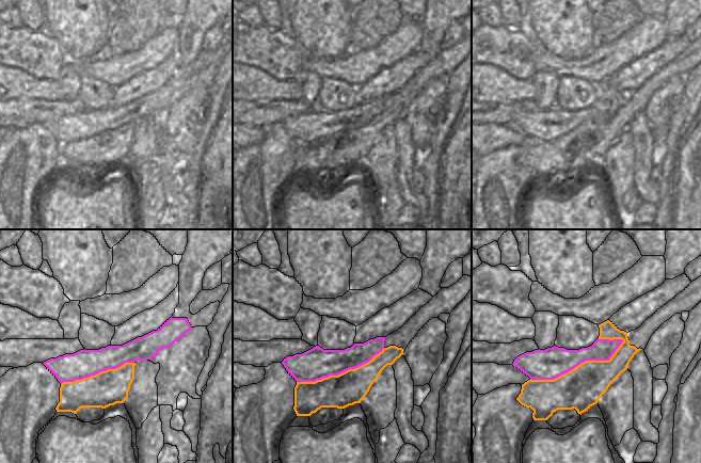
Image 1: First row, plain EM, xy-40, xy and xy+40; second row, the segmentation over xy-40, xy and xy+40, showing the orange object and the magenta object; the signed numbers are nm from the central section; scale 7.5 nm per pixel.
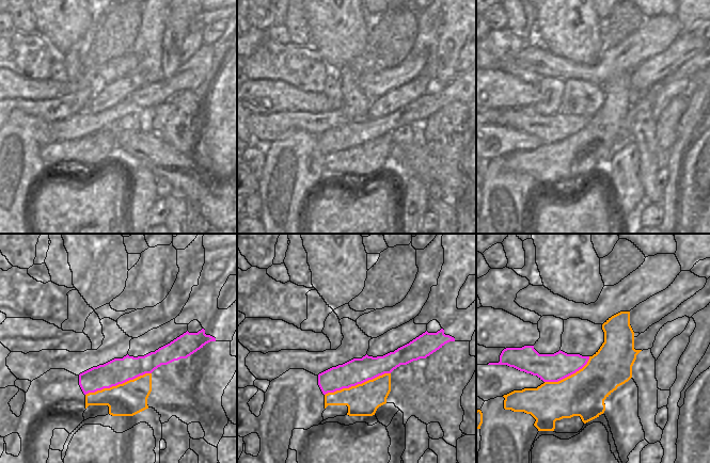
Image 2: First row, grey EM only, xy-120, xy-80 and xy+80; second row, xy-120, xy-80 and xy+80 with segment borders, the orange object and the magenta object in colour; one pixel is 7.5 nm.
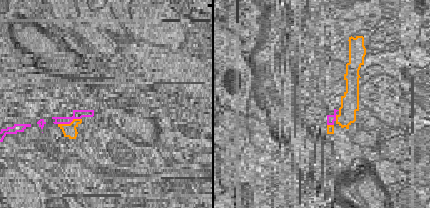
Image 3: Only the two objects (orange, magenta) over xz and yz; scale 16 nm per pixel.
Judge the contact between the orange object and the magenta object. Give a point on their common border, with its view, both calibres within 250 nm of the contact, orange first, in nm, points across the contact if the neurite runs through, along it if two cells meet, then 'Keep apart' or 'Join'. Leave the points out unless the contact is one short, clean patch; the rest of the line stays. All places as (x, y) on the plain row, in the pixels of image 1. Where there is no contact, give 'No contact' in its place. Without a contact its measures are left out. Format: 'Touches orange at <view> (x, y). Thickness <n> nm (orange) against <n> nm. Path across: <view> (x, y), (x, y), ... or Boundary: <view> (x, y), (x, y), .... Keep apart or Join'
Touches orange at xy+40 (578, 126). Thickness 320 nm (orange) against 240 nm. Keep apart

